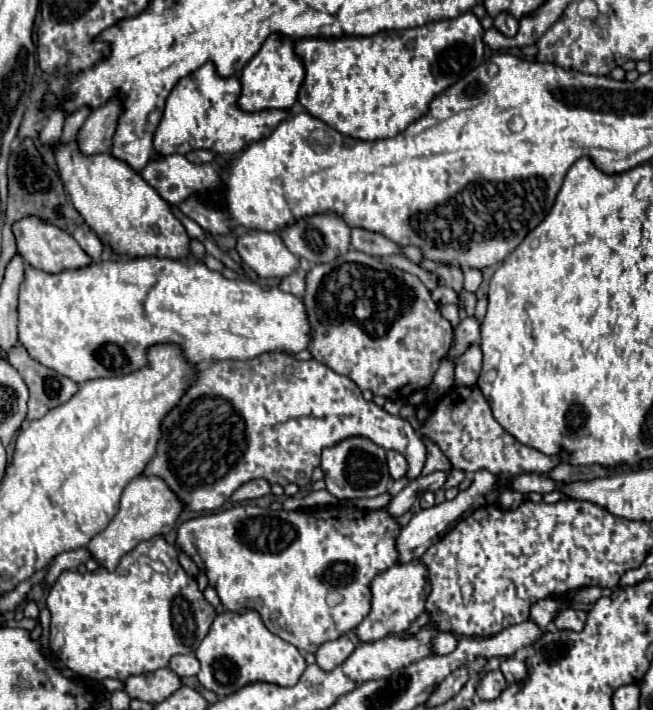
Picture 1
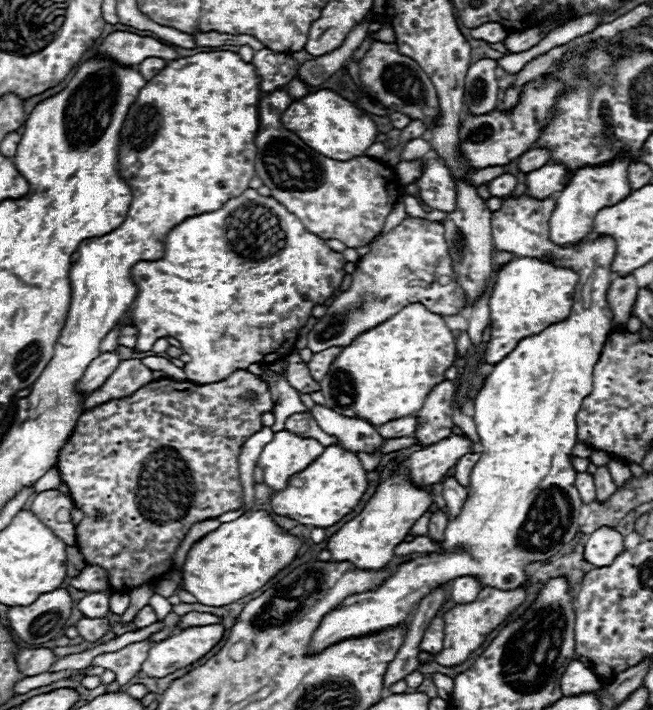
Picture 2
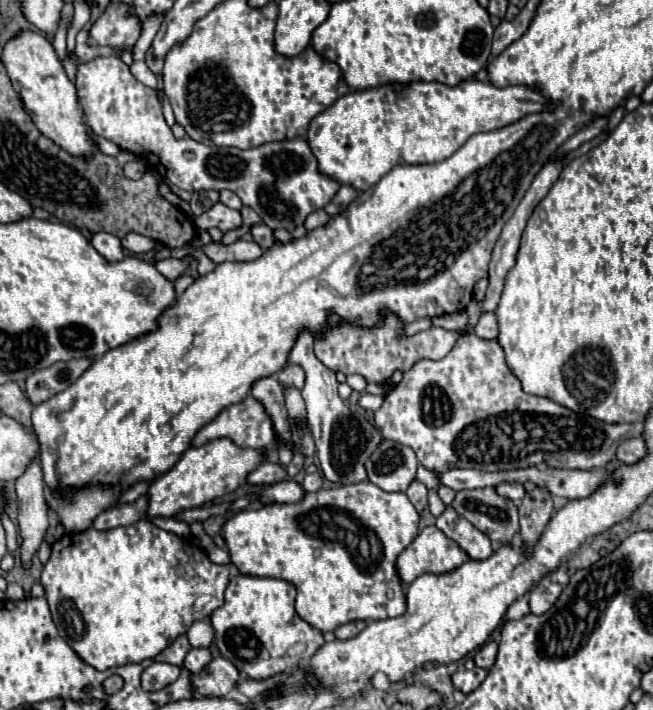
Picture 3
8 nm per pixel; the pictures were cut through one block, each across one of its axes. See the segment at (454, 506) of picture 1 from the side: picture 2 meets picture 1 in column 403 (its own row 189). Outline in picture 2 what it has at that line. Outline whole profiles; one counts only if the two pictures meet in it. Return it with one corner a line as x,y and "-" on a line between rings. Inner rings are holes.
544,164
526,176
528,194
534,198
546,198
550,194
562,192
570,182
572,172
564,164

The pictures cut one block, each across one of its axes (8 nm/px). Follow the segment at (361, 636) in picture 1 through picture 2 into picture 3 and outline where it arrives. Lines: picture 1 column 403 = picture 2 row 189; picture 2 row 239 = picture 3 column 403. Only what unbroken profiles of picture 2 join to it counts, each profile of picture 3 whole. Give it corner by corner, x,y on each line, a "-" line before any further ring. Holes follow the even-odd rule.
436,526
424,528
414,542
398,556
396,572
402,584
410,584
422,574
444,574
460,568
468,556
456,542
448,540

